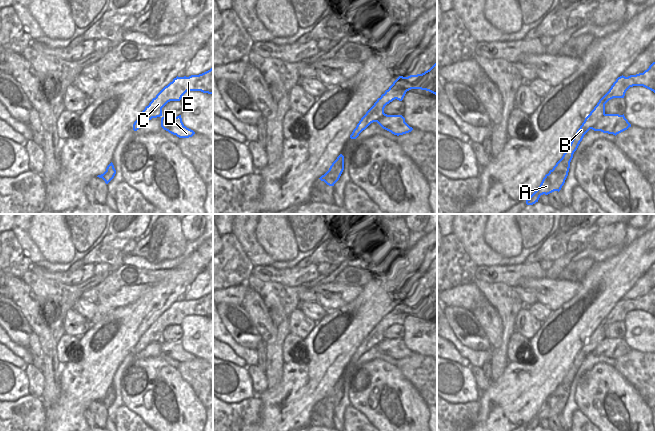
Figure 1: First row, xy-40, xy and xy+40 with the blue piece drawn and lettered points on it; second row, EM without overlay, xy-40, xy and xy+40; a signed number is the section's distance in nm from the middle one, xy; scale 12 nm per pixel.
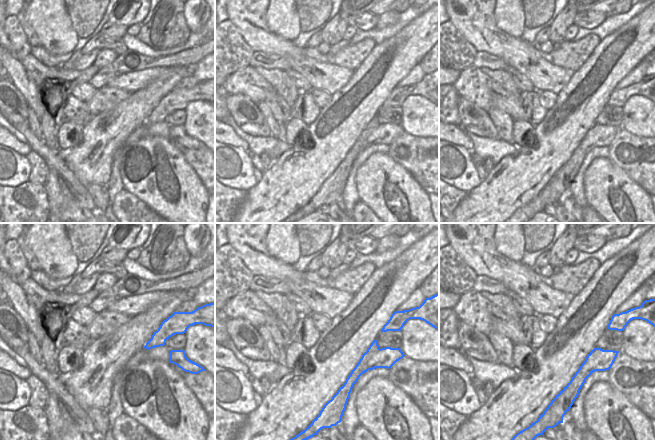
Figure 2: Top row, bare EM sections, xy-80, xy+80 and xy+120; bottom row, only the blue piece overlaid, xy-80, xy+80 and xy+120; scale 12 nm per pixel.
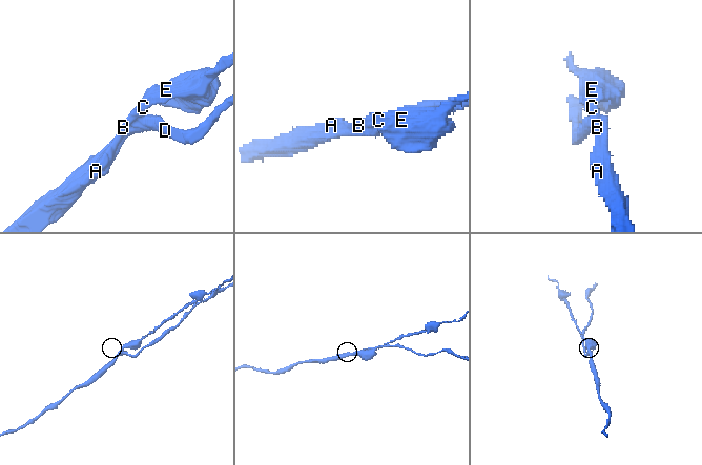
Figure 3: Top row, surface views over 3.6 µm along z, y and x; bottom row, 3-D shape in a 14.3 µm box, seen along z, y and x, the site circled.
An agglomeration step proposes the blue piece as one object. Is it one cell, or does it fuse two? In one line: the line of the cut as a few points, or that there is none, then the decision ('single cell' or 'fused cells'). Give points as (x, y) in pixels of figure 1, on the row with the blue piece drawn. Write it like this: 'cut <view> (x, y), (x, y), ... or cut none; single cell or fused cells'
cut xy+40 (605, 114), (591, 128); fused cells

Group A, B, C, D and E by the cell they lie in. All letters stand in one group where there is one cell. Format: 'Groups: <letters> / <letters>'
Groups: A B C E / D

